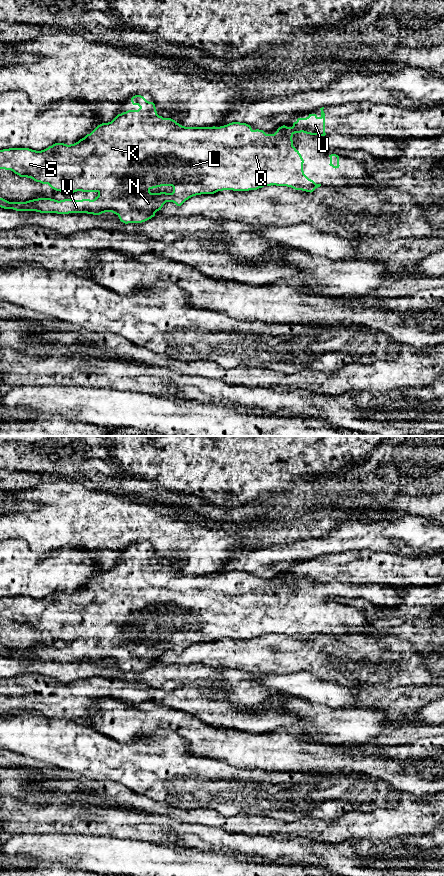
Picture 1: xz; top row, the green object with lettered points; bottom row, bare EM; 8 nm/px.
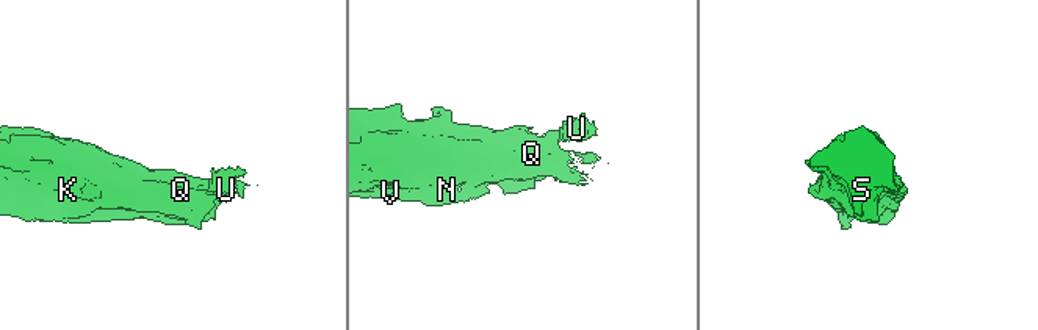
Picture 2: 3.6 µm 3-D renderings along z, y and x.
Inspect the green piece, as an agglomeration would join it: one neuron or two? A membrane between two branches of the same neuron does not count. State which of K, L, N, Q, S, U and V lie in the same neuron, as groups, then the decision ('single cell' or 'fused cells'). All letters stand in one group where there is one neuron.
K L N Q S V / U; fused cells

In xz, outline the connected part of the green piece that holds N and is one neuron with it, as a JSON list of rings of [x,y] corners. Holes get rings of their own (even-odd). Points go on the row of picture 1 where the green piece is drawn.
[[[135,95],[131,98],[133,105],[138,105],[138,110],[128,110],[121,114],[118,114],[111,122],[102,123],[98,125],[90,134],[87,134],[84,138],[80,139],[74,144],[55,143],[48,148],[36,151],[29,148],[9,148],[0,150],[0,169],[11,170],[20,177],[31,178],[36,182],[42,184],[48,184],[52,189],[63,192],[65,194],[72,194],[77,191],[82,192],[97,192],[98,196],[93,200],[82,199],[64,199],[55,200],[51,198],[38,198],[29,200],[26,202],[9,202],[3,198],[0,198],[0,207],[4,209],[13,209],[16,211],[36,211],[40,213],[57,213],[57,214],[69,214],[69,213],[87,213],[93,215],[100,215],[105,212],[112,212],[116,214],[120,221],[128,223],[142,223],[155,216],[155,213],[163,207],[166,202],[173,202],[177,206],[181,206],[189,198],[201,195],[201,194],[214,194],[218,191],[233,190],[233,191],[249,191],[257,190],[264,186],[287,186],[295,190],[302,190],[306,192],[313,192],[316,188],[320,187],[321,184],[316,184],[313,180],[309,179],[303,171],[304,160],[299,151],[293,146],[292,137],[295,134],[294,127],[287,127],[285,125],[279,127],[274,134],[266,134],[263,130],[253,130],[250,125],[240,122],[232,122],[220,127],[185,127],[177,123],[171,118],[163,118],[159,116],[156,111],[155,104],[147,101],[141,95]],[[161,186],[172,186],[173,192],[166,193],[151,193],[150,190]]]

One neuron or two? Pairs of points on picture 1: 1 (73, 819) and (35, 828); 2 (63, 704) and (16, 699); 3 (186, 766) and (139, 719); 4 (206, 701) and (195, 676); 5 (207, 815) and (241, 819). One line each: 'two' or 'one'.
1: one
2: one
3: two
4: two
5: one

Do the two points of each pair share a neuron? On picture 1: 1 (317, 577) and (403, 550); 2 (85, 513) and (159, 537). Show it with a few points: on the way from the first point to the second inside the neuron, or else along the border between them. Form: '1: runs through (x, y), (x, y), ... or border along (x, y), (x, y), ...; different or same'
1: border along (397, 552), (403, 556), (420, 558); different
2: runs through (103, 516), (139, 517), (141, 519); same

